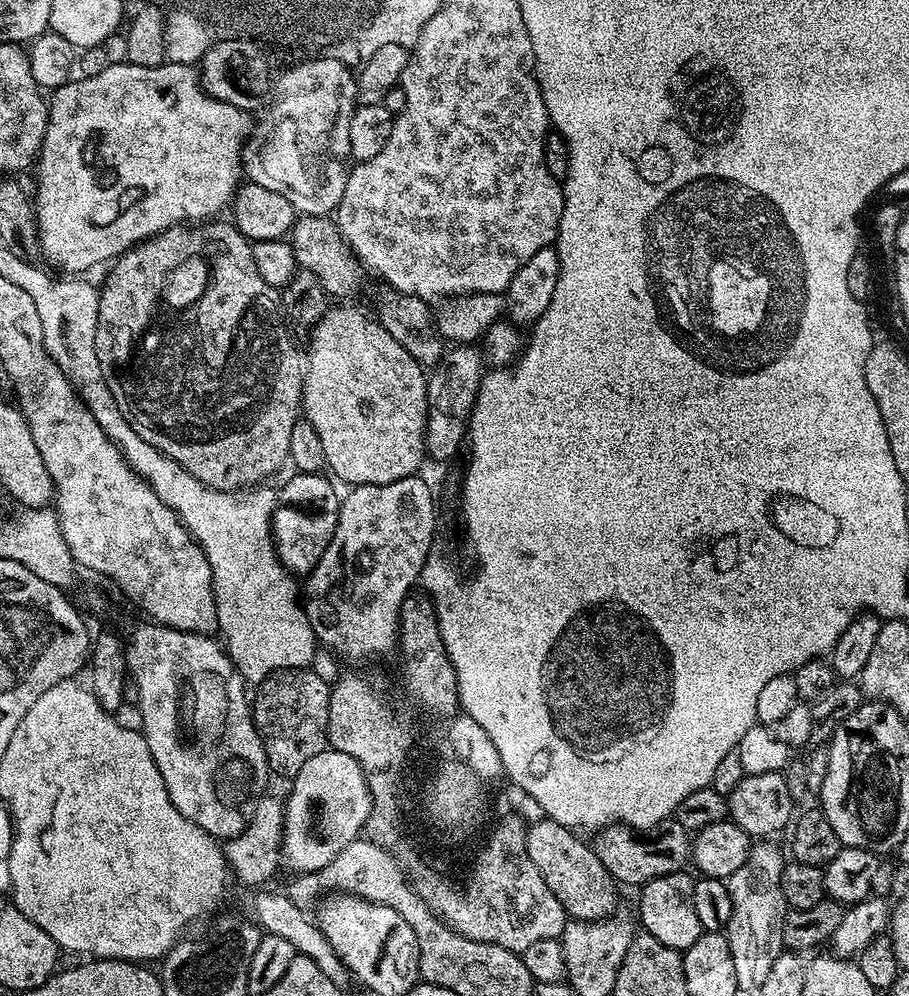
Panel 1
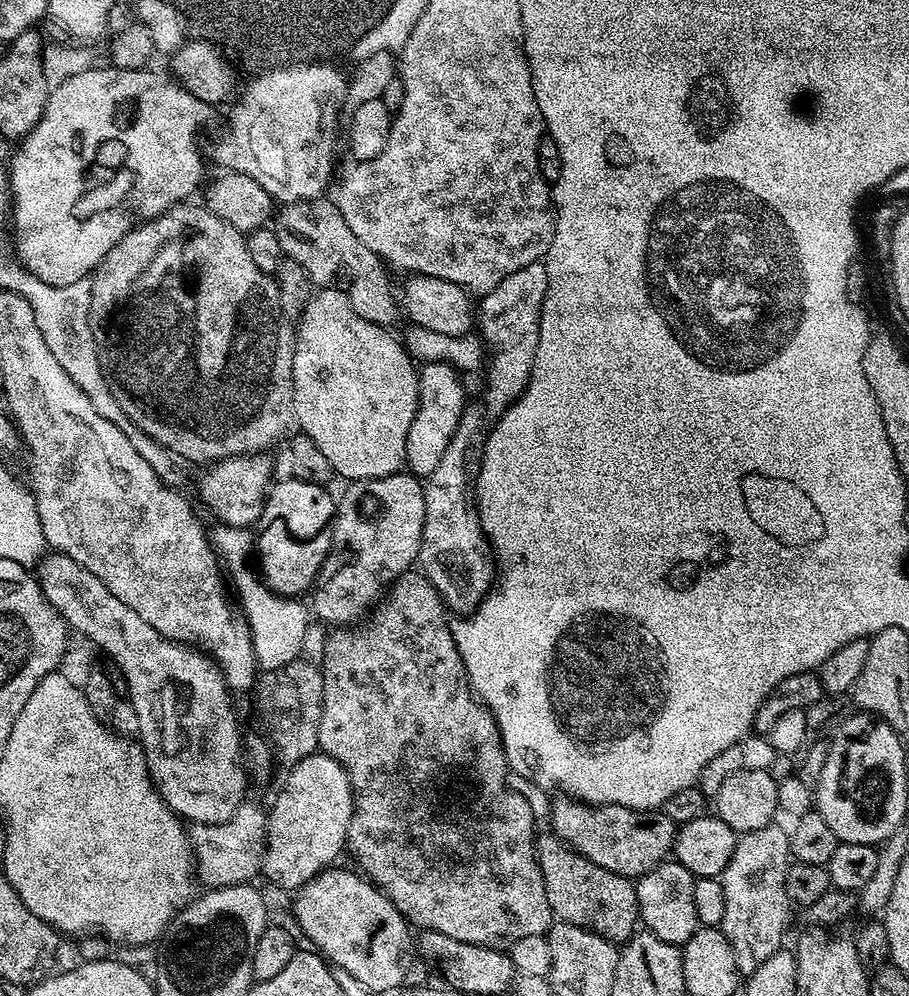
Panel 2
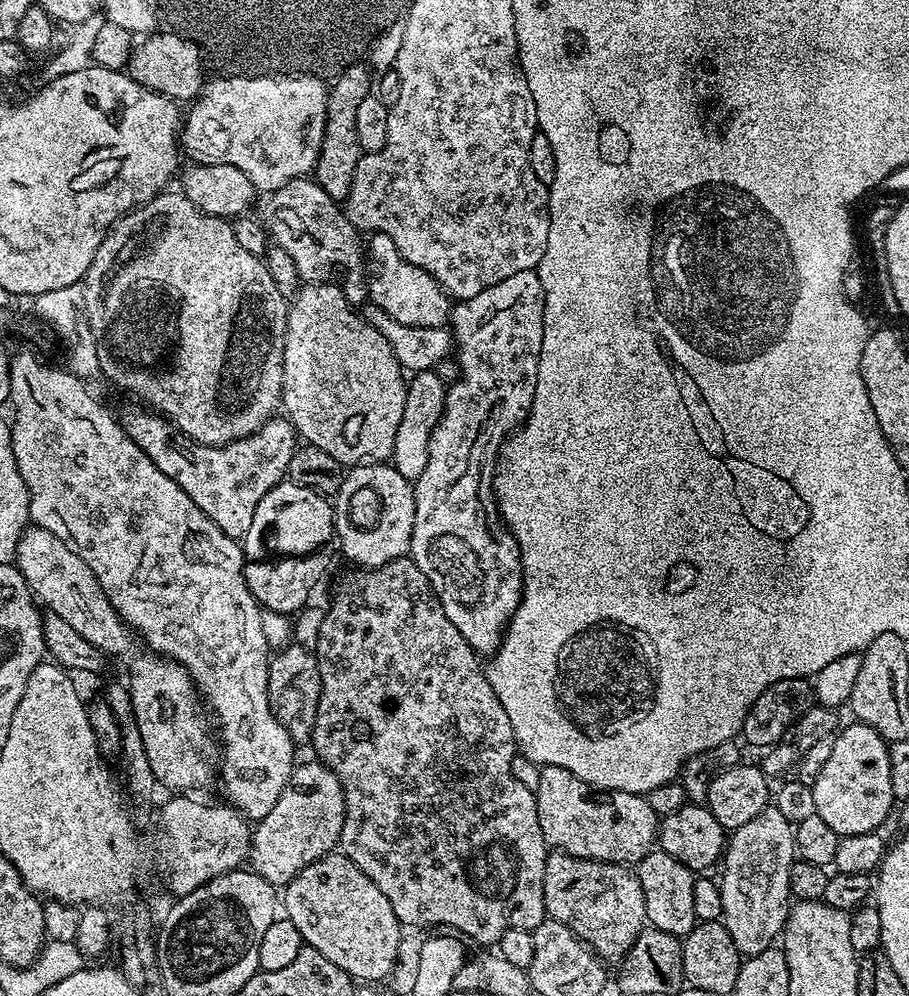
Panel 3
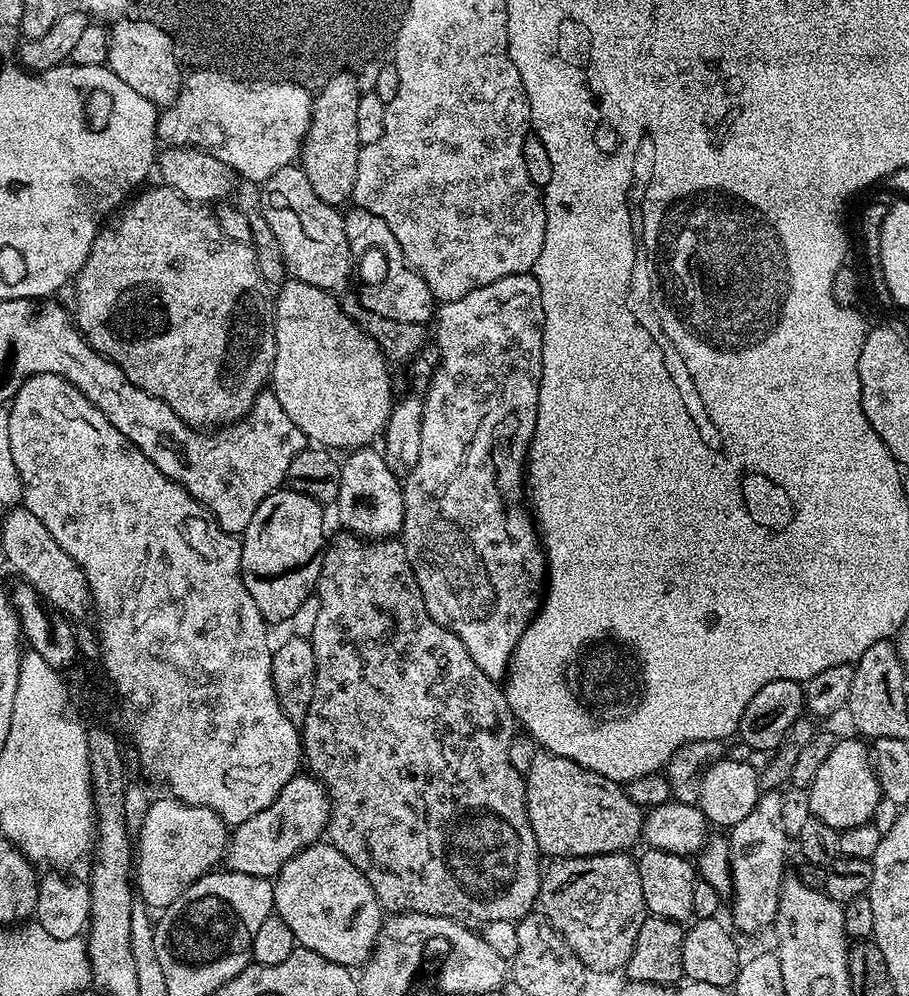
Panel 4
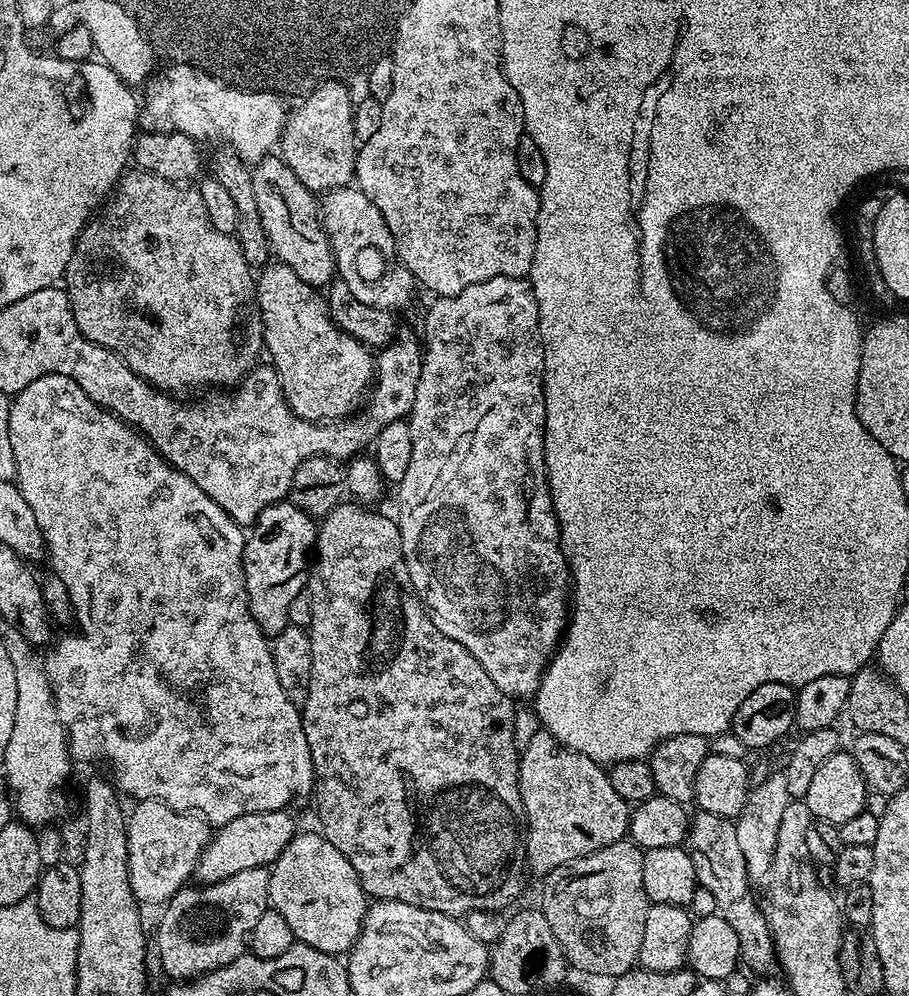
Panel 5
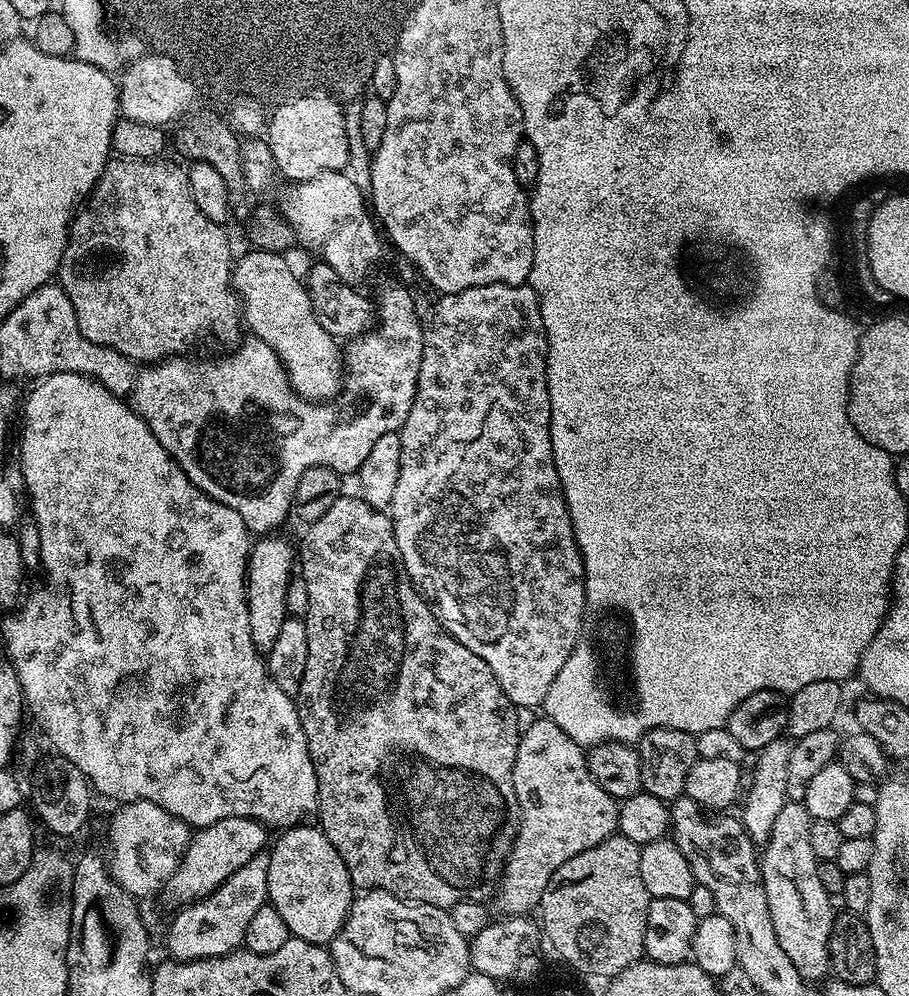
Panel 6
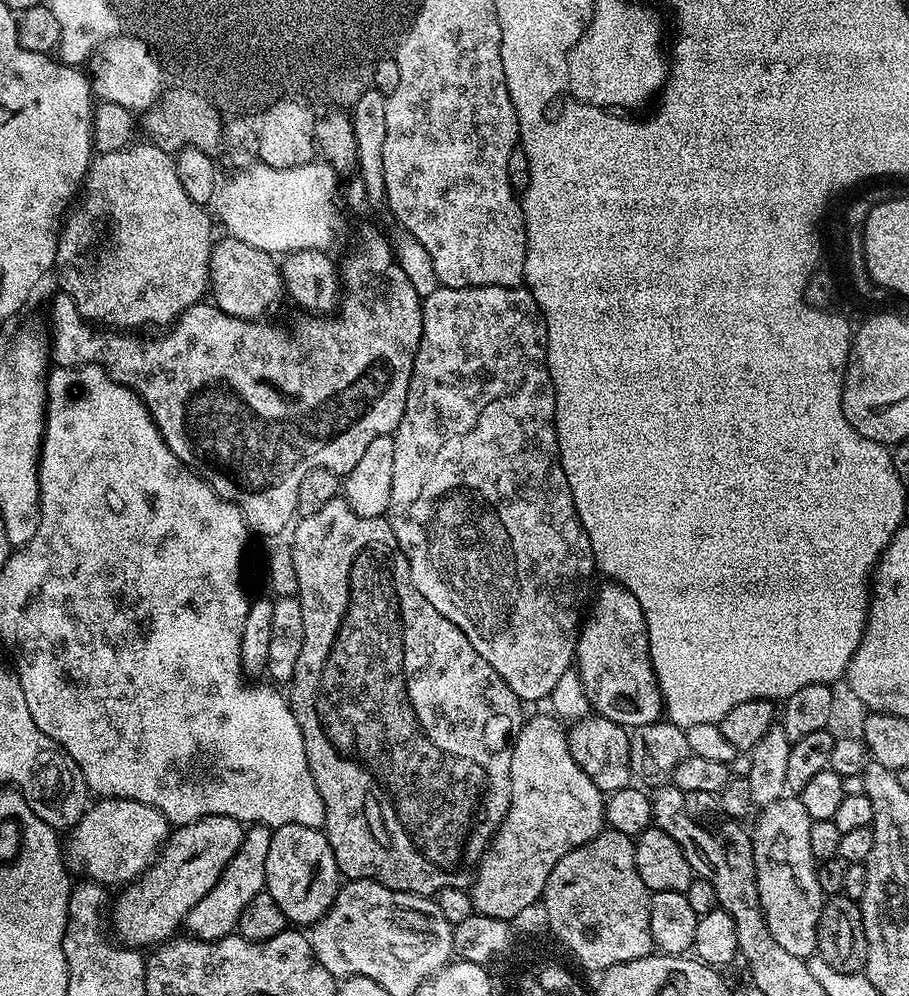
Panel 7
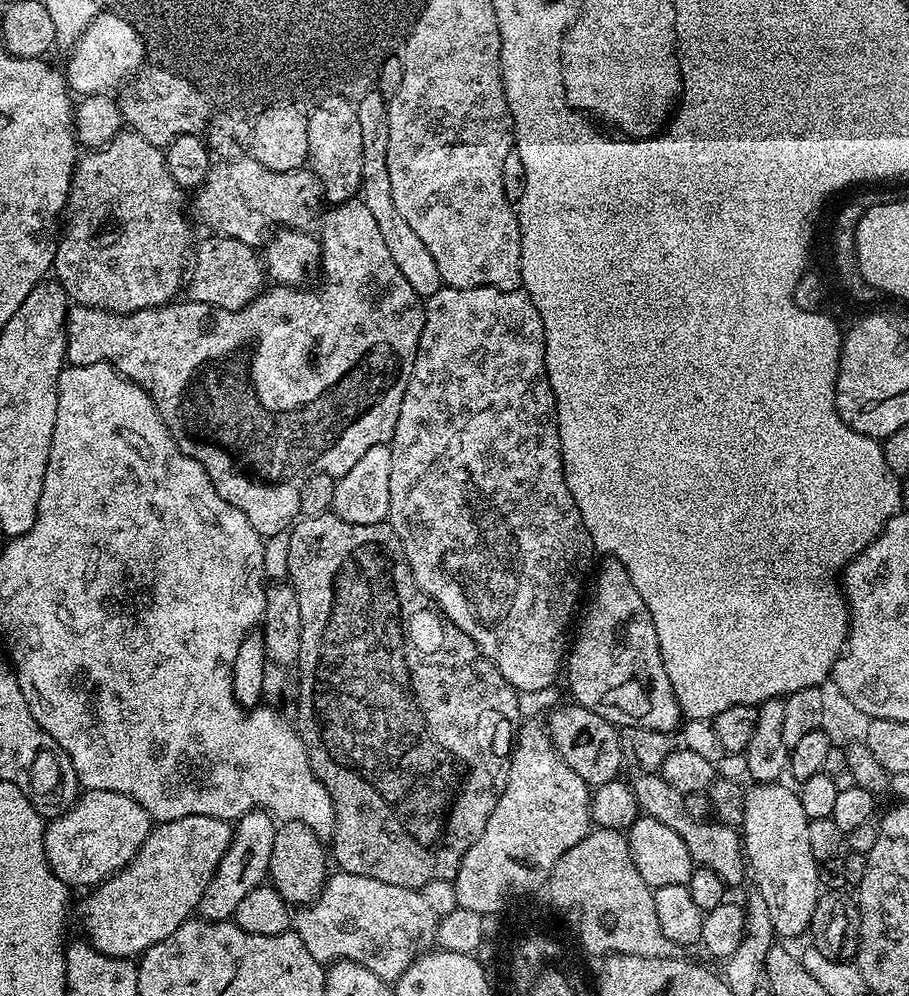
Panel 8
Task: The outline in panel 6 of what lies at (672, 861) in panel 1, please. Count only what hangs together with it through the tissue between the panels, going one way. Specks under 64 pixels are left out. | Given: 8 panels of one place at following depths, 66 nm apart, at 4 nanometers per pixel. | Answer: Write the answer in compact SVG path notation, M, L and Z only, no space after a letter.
M539 718L520 733L518 750L514 758L514 794L520 807L520 829L516 831L516 840L504 864L502 883L499 885L500 897L496 904L505 917L522 916L539 905L546 884L551 875L567 859L574 858L584 850L598 846L604 839L613 836L617 831L618 801L610 793L602 790L588 769L588 757L585 749L570 734L565 734L558 722Z

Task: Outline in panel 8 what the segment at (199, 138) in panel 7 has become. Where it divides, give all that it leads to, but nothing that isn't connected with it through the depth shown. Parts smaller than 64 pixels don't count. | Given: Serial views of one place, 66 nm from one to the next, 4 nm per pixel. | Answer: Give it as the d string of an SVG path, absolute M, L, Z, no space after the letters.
M152 66L149 72L141 71L130 83L125 85L126 98L119 101L123 123L131 131L137 132L146 142L167 148L174 138L194 136L203 133L208 123L204 121L204 100L184 84L184 80L176 80L176 76L166 69Z

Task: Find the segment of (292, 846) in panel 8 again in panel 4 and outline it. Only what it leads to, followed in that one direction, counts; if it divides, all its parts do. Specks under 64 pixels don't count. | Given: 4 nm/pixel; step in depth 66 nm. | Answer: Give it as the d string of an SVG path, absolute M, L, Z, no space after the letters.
M317 842L311 844L308 848L304 848L301 852L296 852L294 858L290 858L290 862L286 862L282 866L282 870L276 873L274 883L272 885L272 906L275 915L282 918L282 922L286 922L286 926L290 926L290 930L294 934L297 945L306 950L314 950L314 954L322 954L322 958L330 958L330 962L338 962L344 968L353 970L359 969L368 963L369 956L372 955L372 948L376 945L376 939L380 933L380 925L382 923L382 905L380 900L374 894L374 890L370 886L370 882L366 882L366 878L357 870L346 858L346 854L342 854L333 846L331 842Z

